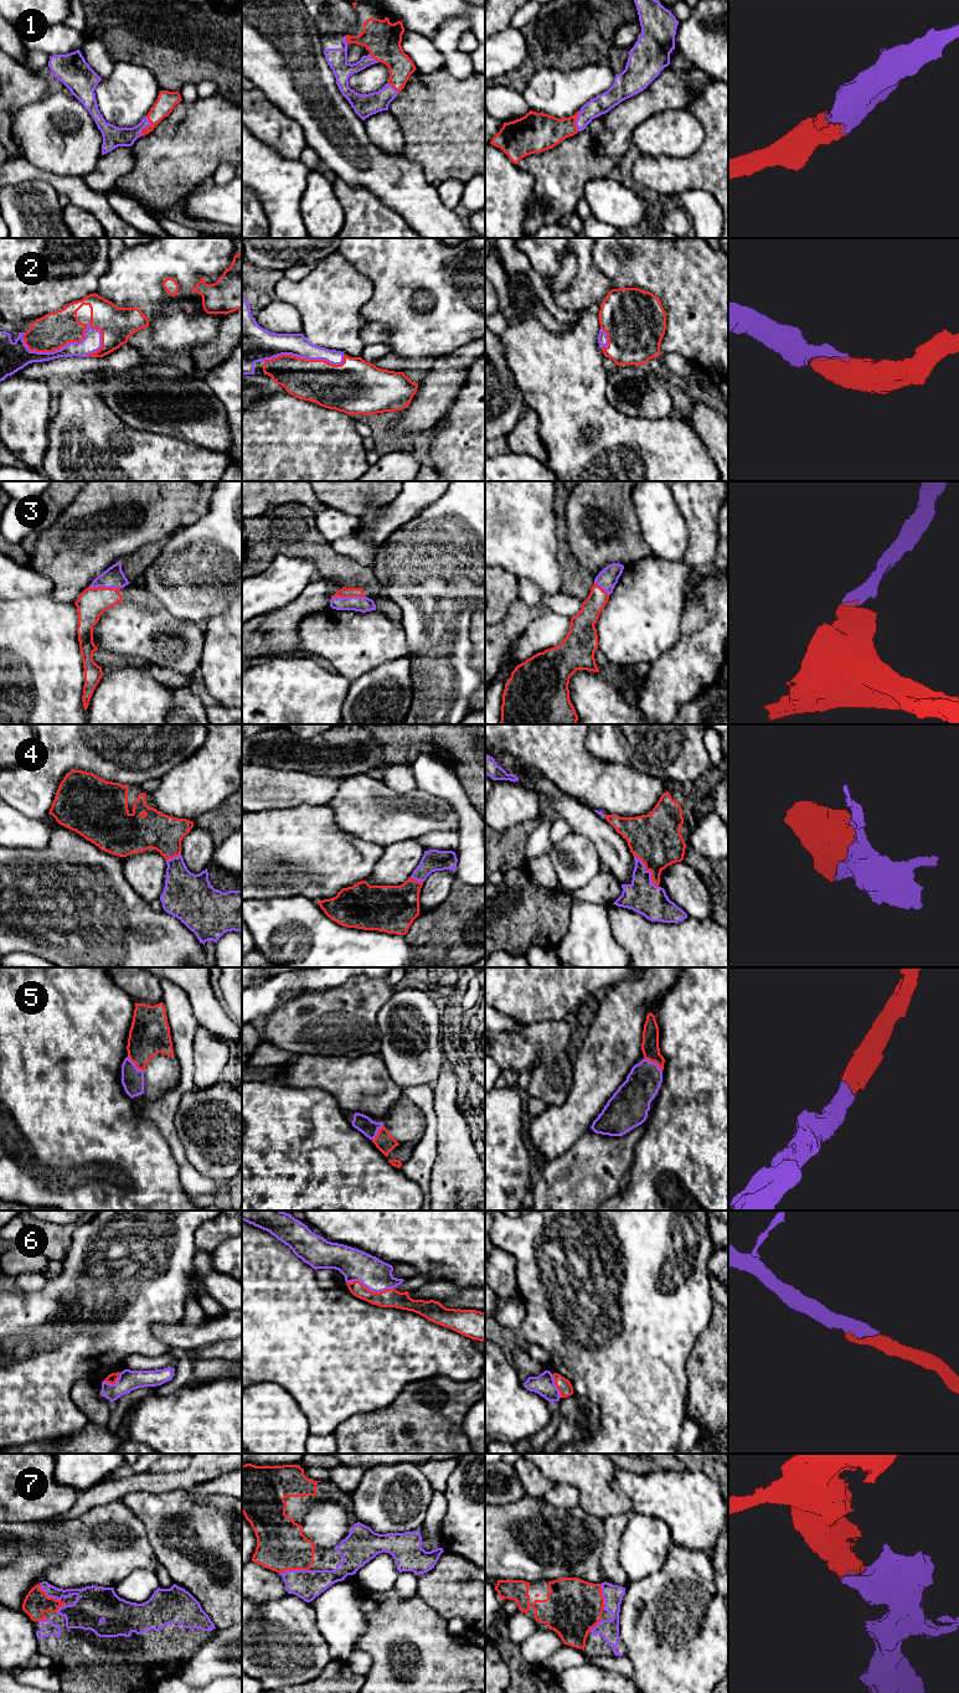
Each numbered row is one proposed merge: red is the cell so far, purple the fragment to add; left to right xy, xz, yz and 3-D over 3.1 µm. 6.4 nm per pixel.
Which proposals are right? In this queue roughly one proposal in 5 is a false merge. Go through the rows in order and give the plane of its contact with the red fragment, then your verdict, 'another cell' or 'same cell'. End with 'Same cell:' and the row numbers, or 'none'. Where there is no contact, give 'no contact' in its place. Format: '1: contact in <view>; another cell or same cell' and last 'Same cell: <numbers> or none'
1: contact in xy; same cell
2: contact in xy; same cell
3: contact in xz; same cell
4: contact in yz; same cell
5: contact in xy; same cell
6: contact in xz; same cell
7: contact in xz; same cell
Same cell: 1, 2, 3, 4, 5, 6, 7

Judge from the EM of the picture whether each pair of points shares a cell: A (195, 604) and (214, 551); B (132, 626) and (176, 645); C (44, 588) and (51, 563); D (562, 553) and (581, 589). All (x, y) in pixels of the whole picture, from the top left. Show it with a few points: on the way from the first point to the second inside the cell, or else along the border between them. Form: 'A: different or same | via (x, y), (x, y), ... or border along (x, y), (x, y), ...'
A: same | via (197, 590), (201, 587), (201, 569), (206, 564)
B: same | via (143, 633), (153, 634), (165, 641)
C: different | border along (26, 566), (42, 573), (51, 581), (51, 597)
D: same | via (563, 562), (567, 576), (572, 581)

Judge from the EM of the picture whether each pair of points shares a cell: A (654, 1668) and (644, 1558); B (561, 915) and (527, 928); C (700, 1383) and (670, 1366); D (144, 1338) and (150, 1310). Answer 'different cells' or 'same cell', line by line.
A: different cells
B: same cell
C: different cells
D: same cell

